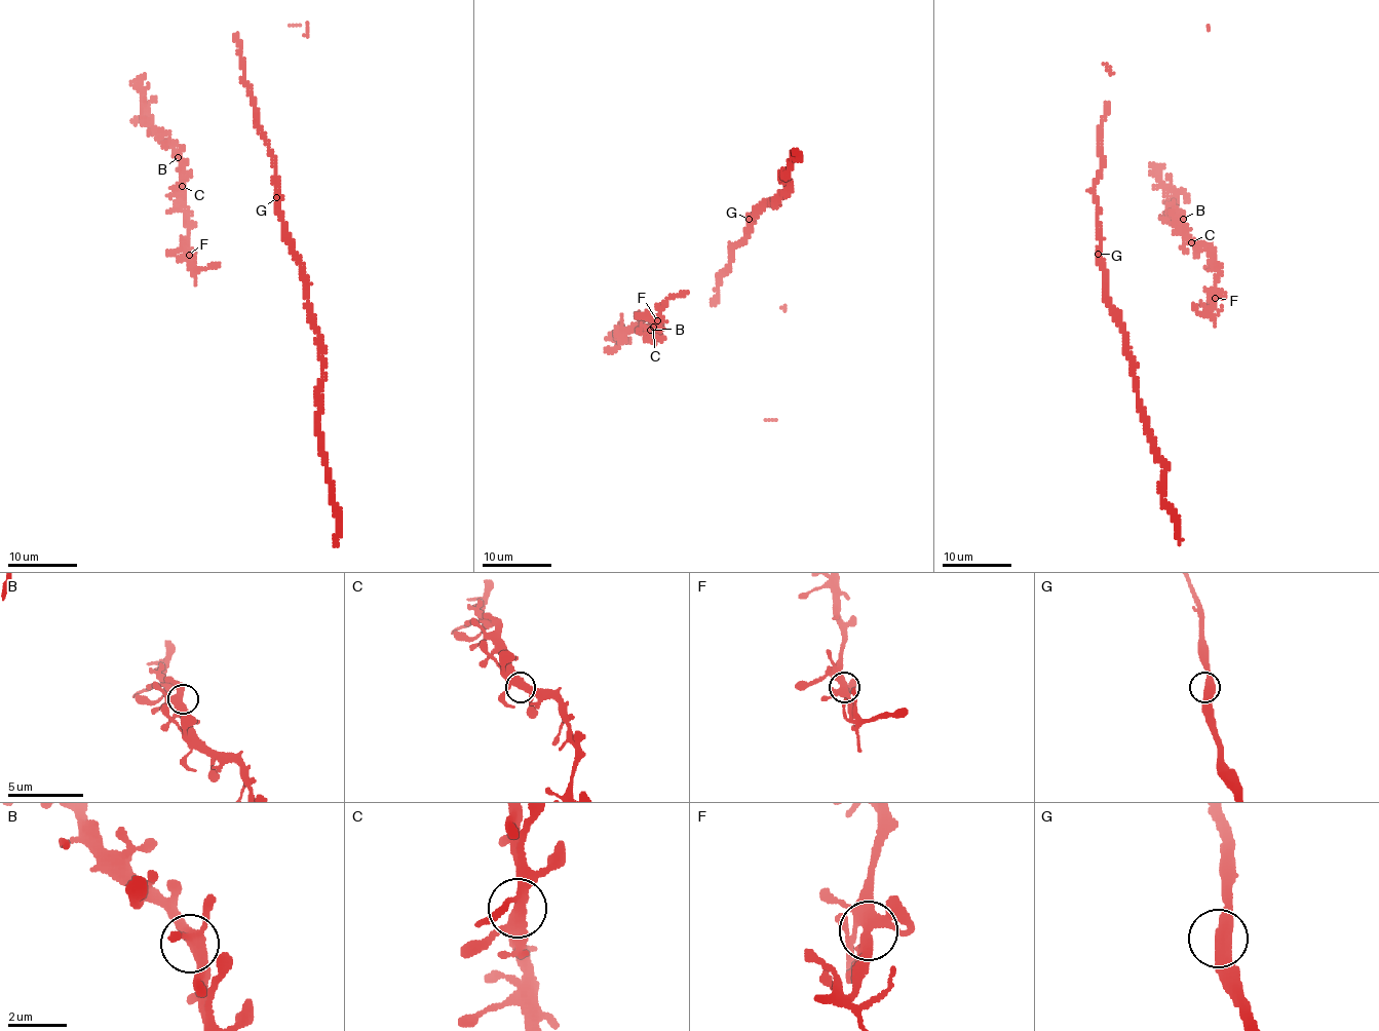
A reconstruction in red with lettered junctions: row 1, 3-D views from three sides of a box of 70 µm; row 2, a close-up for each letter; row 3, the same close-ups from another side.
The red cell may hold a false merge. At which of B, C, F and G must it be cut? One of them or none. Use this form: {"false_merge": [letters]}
{"false_merge": []}

